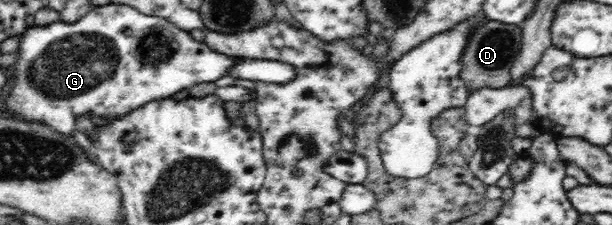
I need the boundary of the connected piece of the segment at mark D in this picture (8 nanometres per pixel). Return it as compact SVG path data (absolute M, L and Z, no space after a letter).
M486 19L471 35L464 47L459 79L470 94L484 87L499 89L510 86L510 72L522 44L521 24L504 24Z

